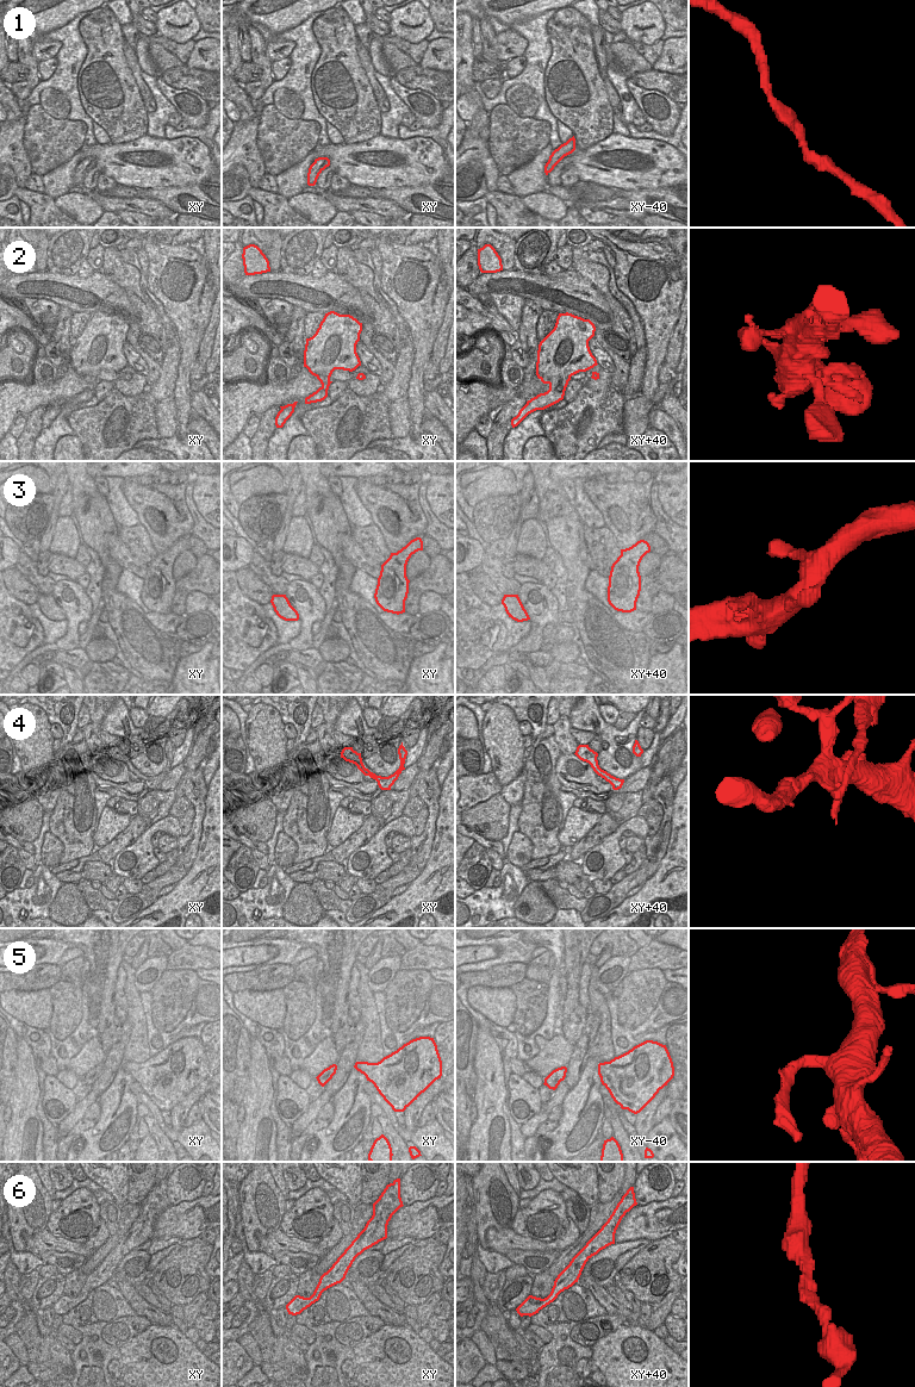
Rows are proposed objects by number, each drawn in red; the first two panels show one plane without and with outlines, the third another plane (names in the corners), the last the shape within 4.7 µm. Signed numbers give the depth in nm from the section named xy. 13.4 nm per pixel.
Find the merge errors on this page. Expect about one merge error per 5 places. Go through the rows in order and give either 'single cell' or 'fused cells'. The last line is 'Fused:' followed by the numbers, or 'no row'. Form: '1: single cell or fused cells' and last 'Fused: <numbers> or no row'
1: single cell
2: single cell
3: single cell
4: fused cells
5: single cell
6: single cell
Fused: 4

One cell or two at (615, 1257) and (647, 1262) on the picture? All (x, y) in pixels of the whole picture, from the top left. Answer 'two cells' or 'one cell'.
two cells

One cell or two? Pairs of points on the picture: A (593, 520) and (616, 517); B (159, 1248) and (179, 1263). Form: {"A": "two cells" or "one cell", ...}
{"A": "two cells", "B": "two cells"}

